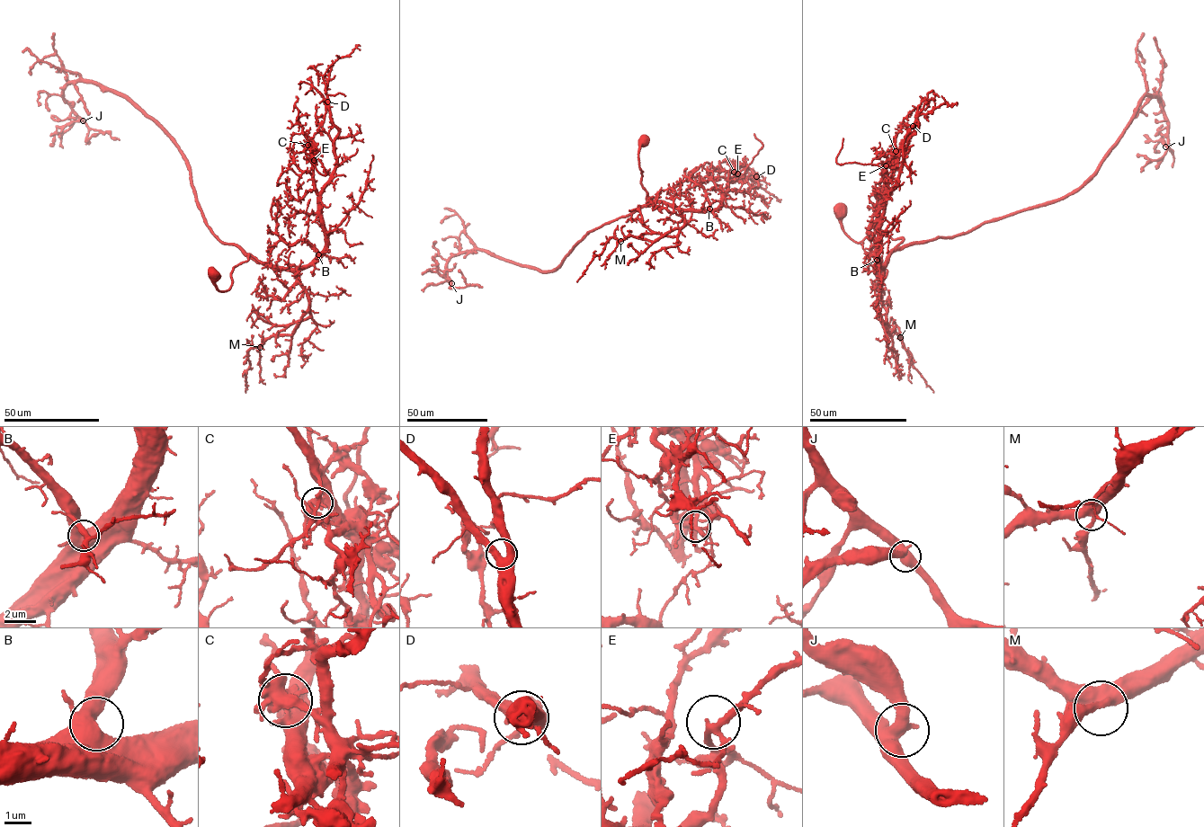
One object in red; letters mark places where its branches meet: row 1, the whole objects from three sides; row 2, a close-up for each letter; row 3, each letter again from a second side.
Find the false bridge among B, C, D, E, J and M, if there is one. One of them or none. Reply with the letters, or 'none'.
C

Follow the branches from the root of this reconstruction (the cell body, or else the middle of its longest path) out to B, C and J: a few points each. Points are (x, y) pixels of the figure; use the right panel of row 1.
B: (837, 211), (836, 217), (844, 231), (856, 242), (876, 233), (892, 239), (903, 238), (881, 268), (877, 260)
C: (837, 211), (844, 231), (856, 242), (876, 233), (903, 238), (881, 268), (878, 227), (895, 151)
J: (837, 211), (853, 241), (876, 233), (899, 247), (1059, 200), (1146, 94), (1165, 146)

